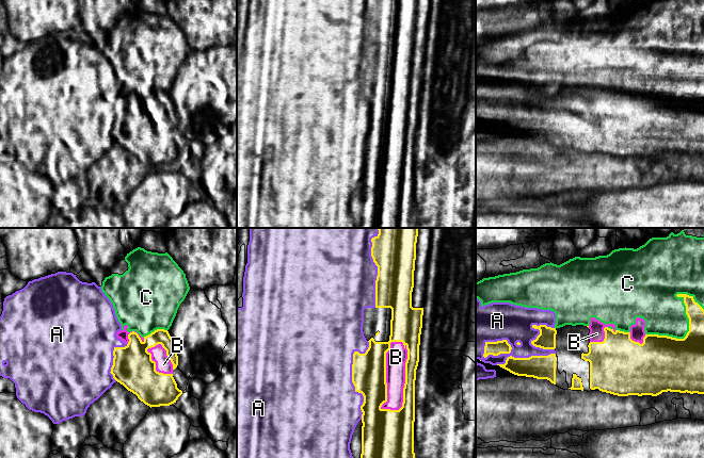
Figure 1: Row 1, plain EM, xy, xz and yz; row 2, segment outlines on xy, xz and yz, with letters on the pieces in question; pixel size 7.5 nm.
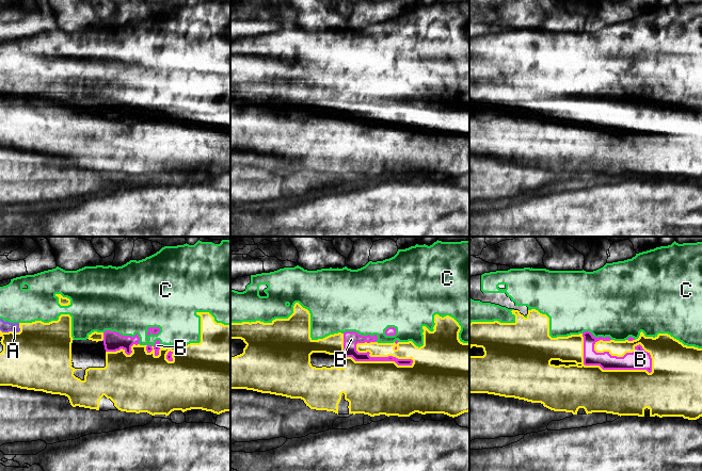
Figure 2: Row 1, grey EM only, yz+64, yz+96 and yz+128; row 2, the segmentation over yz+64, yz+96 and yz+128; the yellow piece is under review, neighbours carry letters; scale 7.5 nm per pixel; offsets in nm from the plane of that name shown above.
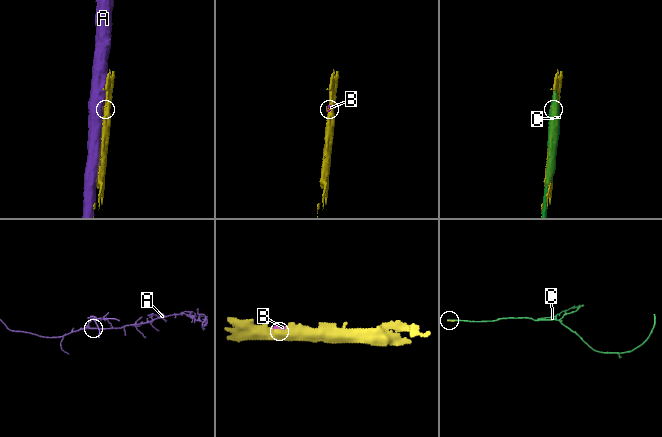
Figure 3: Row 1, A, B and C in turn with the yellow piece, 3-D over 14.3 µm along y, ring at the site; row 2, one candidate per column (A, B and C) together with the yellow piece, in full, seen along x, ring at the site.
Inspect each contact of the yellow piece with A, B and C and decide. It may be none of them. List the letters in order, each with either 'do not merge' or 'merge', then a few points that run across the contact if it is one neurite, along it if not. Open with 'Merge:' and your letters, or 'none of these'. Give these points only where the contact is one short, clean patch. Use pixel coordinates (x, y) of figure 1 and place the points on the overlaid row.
Merge: B
A: do not merge
B: merge
C: do not merge

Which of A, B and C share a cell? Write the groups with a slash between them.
A / B / C

